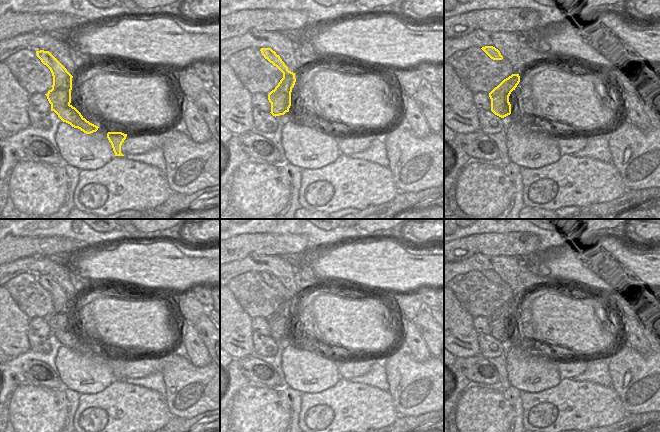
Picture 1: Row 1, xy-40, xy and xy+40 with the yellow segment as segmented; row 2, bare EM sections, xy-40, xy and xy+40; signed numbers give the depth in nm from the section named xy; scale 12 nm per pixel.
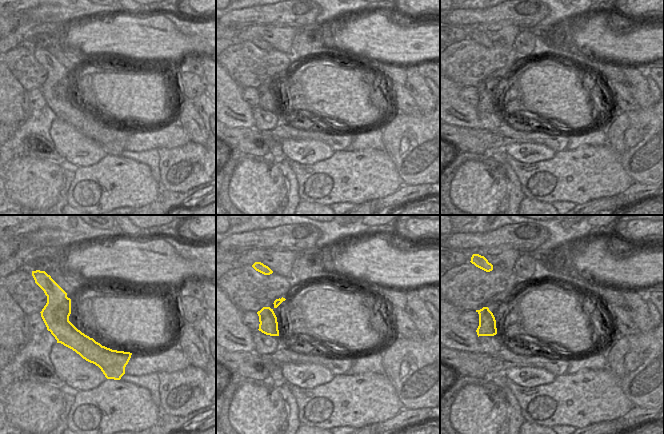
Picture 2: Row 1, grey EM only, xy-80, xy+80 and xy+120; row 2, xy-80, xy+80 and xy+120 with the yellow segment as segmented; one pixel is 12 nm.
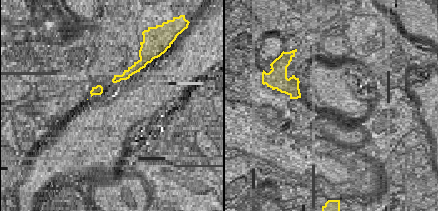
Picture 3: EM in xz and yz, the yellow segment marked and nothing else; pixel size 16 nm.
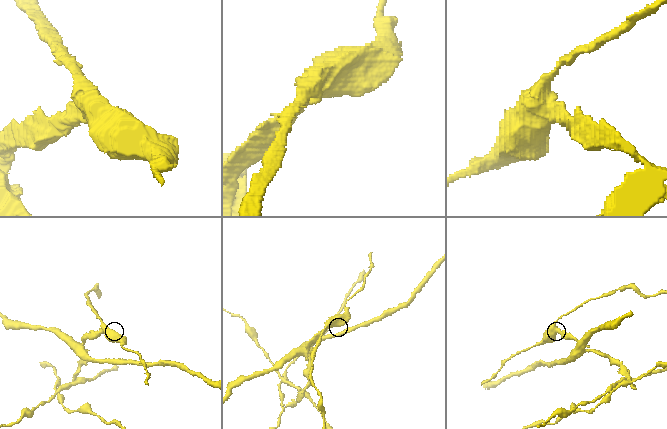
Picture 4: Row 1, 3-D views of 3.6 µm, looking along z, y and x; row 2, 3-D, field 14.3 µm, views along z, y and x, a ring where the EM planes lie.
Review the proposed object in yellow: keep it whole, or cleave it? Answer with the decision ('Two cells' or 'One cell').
Two cells

